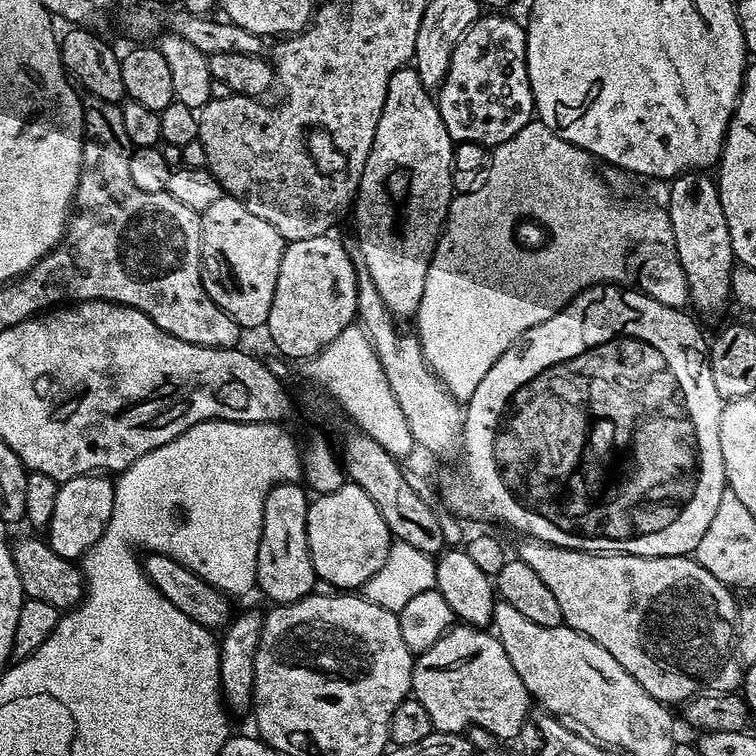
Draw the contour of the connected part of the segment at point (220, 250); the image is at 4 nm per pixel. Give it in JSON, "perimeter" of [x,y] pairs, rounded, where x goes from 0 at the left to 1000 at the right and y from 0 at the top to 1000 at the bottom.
{"perimeter":[[[295,258],[288,267],[263,282],[265,321],[269,332],[280,337],[280,344],[291,349],[294,358],[302,364],[307,374],[303,386],[280,386],[280,397],[319,435],[348,435],[354,427],[357,399],[362,399],[362,378],[368,378],[368,352],[373,352],[373,336],[377,319],[352,294],[352,288],[341,288],[341,283],[331,283],[320,267],[308,259]]]}

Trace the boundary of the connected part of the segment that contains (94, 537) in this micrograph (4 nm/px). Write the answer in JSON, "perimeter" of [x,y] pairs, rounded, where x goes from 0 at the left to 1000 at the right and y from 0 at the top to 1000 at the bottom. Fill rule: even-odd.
{"perimeter":[[[138,627],[99,630],[83,636],[77,648],[77,660],[71,663],[71,680],[61,700],[61,717],[71,733],[97,743],[110,738],[124,722],[124,717],[135,712],[146,690],[152,652],[152,639]]]}

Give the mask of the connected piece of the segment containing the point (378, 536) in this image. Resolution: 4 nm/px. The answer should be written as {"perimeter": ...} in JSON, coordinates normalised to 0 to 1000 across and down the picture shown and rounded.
{"perimeter":[[[456,638],[447,648],[430,656],[419,655],[407,669],[407,689],[405,706],[410,722],[410,738],[419,763],[434,772],[440,772],[444,780],[476,780],[495,759],[500,759],[500,749],[511,743],[515,722],[521,718],[519,702],[511,696],[500,669],[472,640]]]}

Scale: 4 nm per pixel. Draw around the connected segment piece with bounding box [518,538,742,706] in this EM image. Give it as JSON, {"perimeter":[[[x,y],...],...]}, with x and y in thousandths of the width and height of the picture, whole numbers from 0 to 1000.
{"perimeter":[[[702,712],[692,717],[685,739],[728,775],[733,791],[738,791],[738,802],[743,802],[746,825],[791,849],[865,925],[882,934],[899,934],[922,918],[974,915],[980,909],[981,880],[974,865],[971,824],[976,794],[968,790],[967,776],[944,765],[914,734],[790,733],[739,725]]]}

